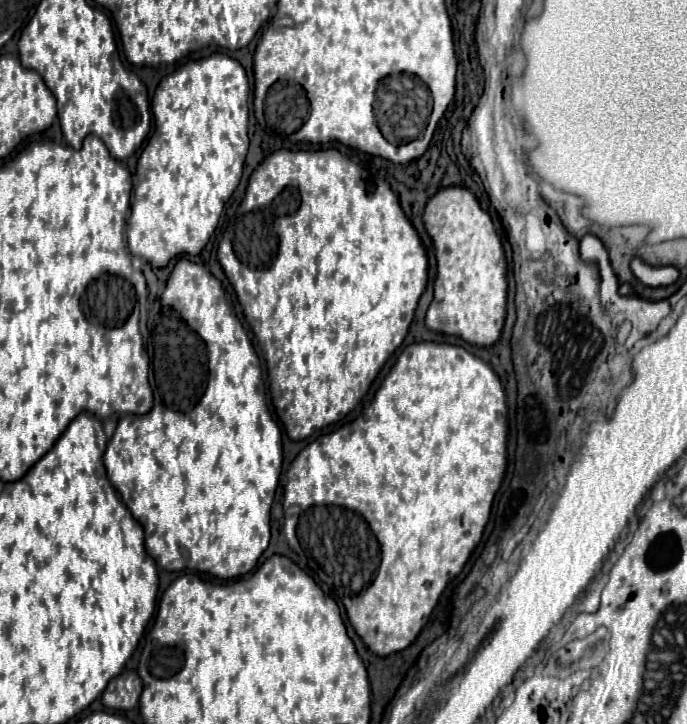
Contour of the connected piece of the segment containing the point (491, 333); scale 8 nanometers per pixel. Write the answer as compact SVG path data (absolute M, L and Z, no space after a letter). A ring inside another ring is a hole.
M464 186L438 190L426 204L424 226L432 236L438 260L434 300L426 314L426 326L436 332L460 336L470 344L492 346L502 332L507 304L507 262L500 237L490 216Z

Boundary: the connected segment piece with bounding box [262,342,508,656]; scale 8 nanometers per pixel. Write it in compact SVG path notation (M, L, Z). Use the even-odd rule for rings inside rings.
M420 342L420 344L406 346L402 354L396 358L394 366L390 368L390 374L386 374L382 386L376 390L372 402L366 408L364 407L359 417L352 422L342 424L340 430L318 436L294 458L294 462L286 472L286 486L284 486L286 522L282 528L282 536L272 540L272 546L264 552L262 558L270 554L284 554L296 564L300 564L300 568L304 568L322 588L326 588L332 594L336 592L336 596L346 608L346 614L354 630L374 654L388 656L404 650L414 642L422 626L428 622L430 612L434 610L450 576L462 570L470 552L476 548L476 544L482 538L482 530L488 522L494 494L500 488L500 482L506 470L506 414L508 414L506 394L502 390L500 378L484 360L470 354L462 346L454 346L454 344Z

